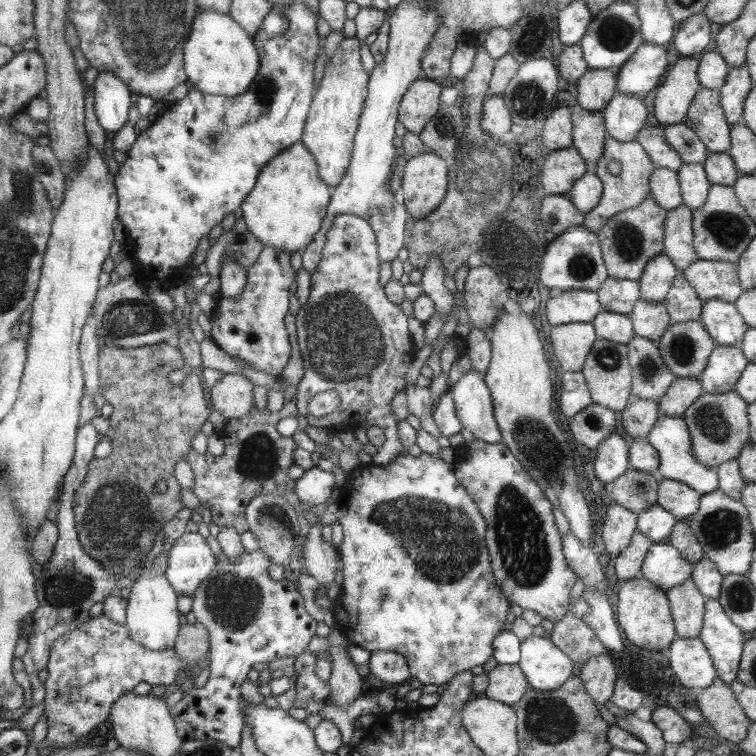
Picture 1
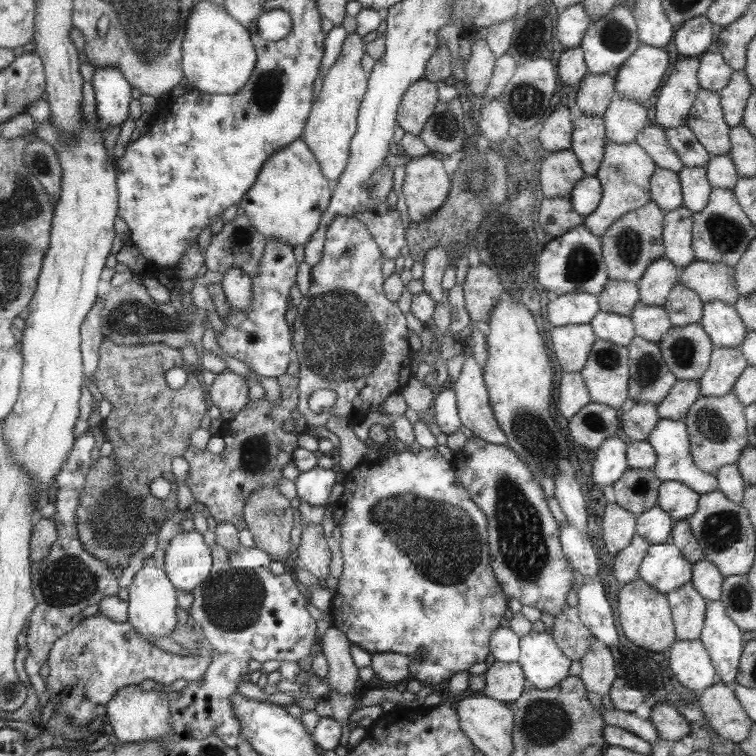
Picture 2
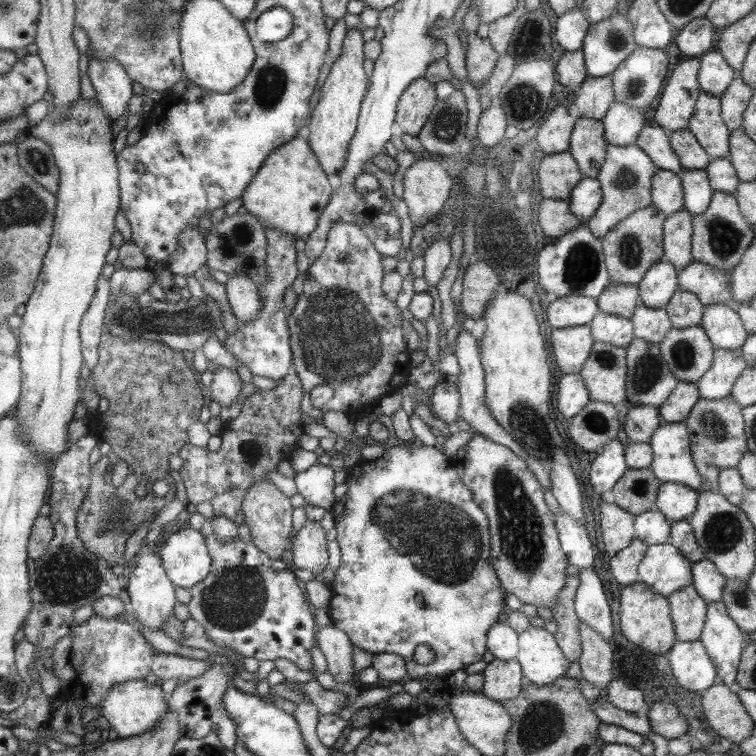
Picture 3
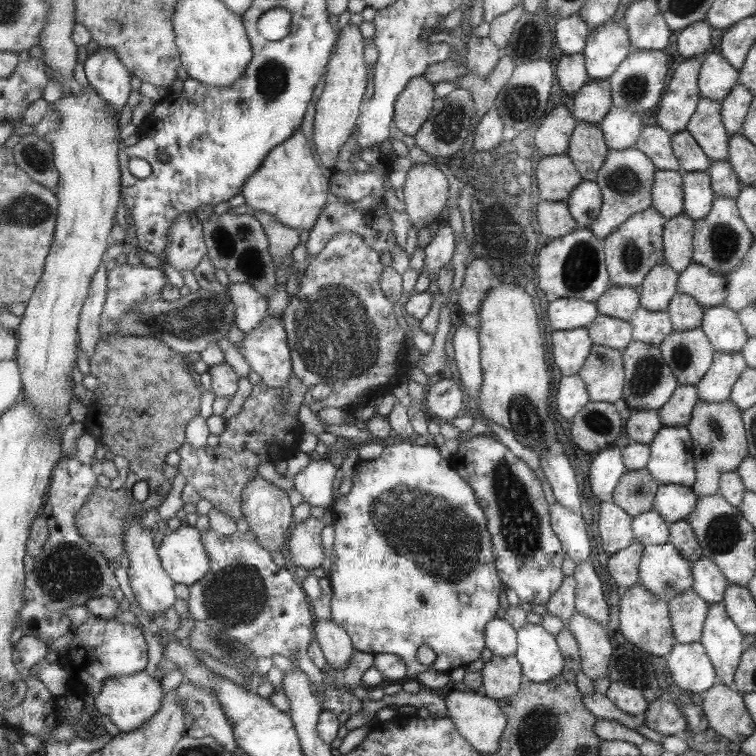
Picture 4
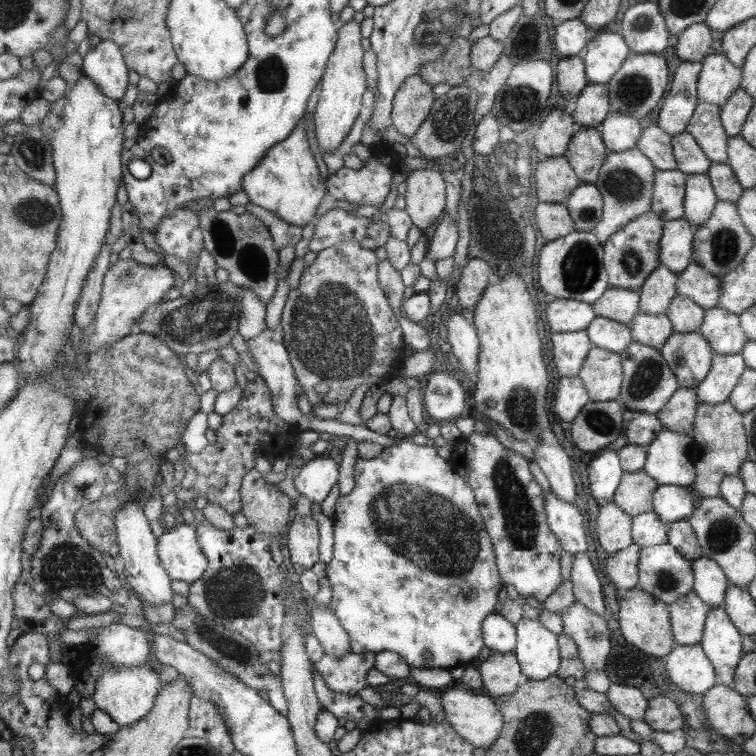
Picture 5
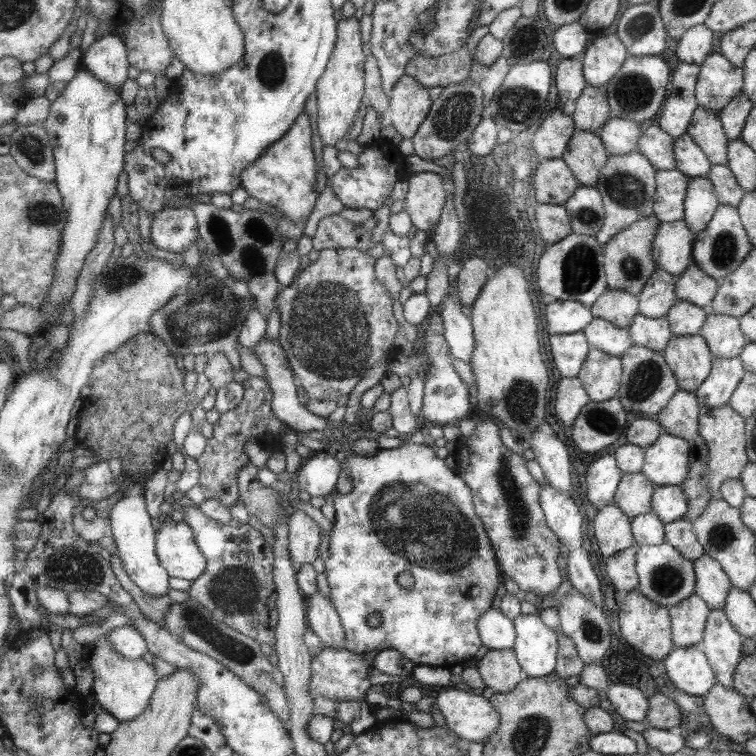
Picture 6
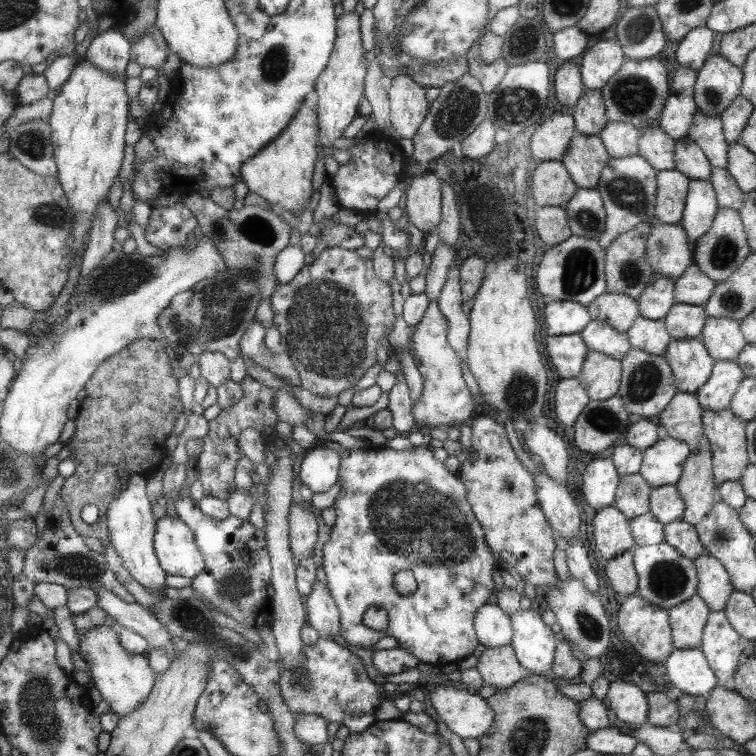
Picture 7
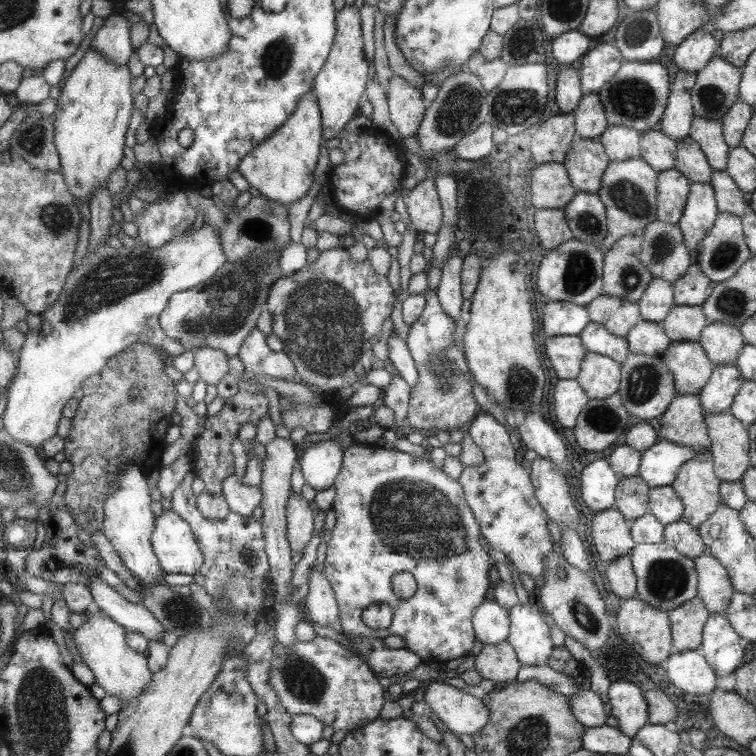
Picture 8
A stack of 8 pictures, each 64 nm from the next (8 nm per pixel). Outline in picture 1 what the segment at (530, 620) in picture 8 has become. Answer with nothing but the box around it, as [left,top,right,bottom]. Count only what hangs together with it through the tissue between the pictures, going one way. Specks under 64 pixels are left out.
[518,634,572,691]

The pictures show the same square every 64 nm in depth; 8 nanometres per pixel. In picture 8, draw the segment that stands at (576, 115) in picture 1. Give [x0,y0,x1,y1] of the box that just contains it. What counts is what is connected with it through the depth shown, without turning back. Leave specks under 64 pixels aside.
[563,137,610,192]

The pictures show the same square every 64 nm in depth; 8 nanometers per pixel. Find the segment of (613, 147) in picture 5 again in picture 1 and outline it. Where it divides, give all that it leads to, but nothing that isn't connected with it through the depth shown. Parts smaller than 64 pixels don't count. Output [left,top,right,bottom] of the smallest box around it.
[602,91,648,142]

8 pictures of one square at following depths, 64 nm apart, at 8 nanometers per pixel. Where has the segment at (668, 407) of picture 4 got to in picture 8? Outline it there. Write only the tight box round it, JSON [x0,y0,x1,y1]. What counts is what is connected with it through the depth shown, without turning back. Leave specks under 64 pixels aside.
[660,394,721,528]

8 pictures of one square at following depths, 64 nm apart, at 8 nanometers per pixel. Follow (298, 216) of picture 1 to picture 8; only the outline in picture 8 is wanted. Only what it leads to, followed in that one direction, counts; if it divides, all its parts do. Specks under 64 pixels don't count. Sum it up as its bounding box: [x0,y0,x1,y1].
[237,93,322,204]

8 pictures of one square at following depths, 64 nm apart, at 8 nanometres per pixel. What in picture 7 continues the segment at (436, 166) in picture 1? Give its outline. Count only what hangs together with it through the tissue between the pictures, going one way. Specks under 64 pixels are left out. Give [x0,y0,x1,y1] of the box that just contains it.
[403,172,442,233]

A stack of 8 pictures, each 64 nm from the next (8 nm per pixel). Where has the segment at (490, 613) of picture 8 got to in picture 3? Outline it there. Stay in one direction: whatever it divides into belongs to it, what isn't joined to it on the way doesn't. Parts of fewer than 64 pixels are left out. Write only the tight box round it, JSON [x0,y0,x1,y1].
[486,621,519,661]

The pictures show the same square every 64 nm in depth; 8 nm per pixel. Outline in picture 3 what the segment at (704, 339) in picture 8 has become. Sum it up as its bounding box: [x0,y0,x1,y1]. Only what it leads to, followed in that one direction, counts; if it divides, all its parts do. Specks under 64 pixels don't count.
[701,303,750,349]

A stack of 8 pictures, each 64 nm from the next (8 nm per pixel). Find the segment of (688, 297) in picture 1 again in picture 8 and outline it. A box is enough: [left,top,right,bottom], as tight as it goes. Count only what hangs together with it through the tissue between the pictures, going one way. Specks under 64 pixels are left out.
[662,304,709,342]

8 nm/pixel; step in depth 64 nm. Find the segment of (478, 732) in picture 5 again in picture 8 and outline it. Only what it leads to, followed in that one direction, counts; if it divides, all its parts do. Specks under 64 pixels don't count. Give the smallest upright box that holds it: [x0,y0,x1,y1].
[424,681,489,736]

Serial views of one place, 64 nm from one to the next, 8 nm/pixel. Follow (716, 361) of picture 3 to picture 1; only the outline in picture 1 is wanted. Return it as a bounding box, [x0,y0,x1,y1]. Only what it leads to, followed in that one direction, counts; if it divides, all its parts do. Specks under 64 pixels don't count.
[700,345,749,394]

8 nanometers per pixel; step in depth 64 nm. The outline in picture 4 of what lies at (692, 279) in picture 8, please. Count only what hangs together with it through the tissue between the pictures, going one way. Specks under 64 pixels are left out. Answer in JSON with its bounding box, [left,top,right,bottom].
[678,261,728,308]

